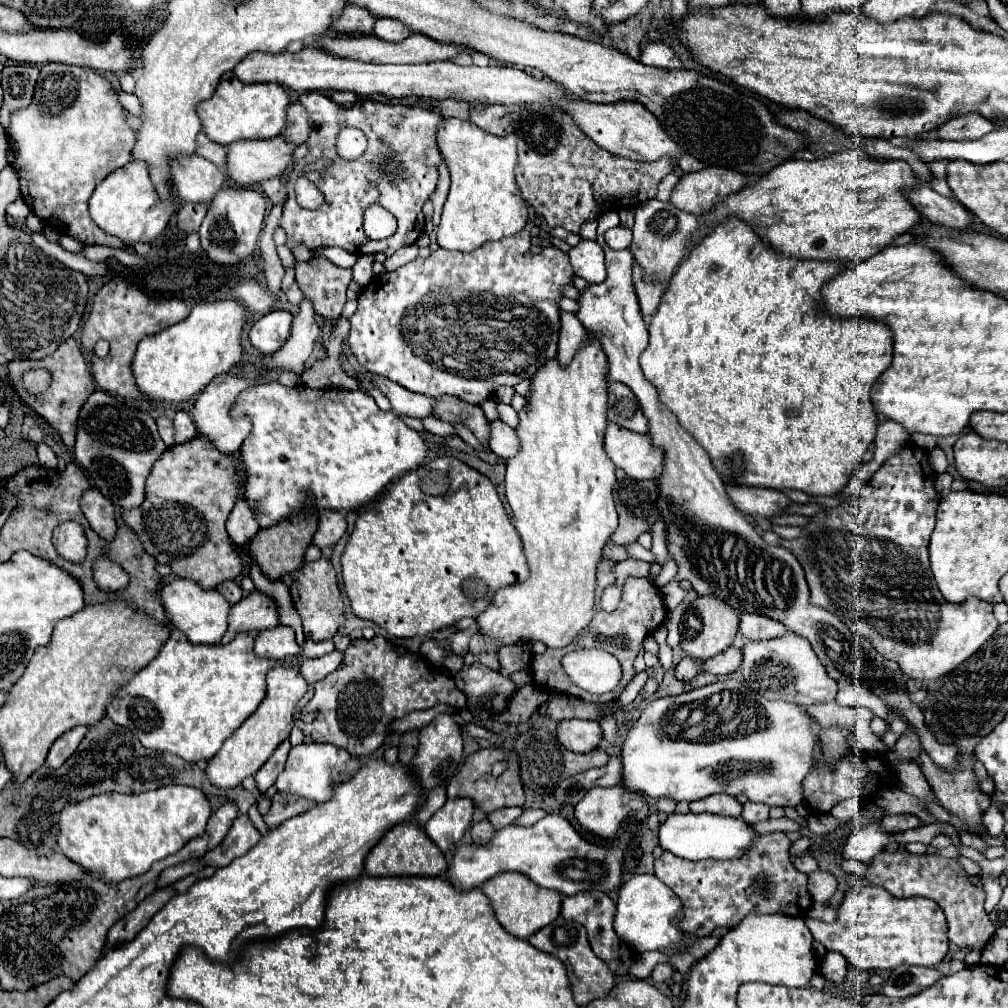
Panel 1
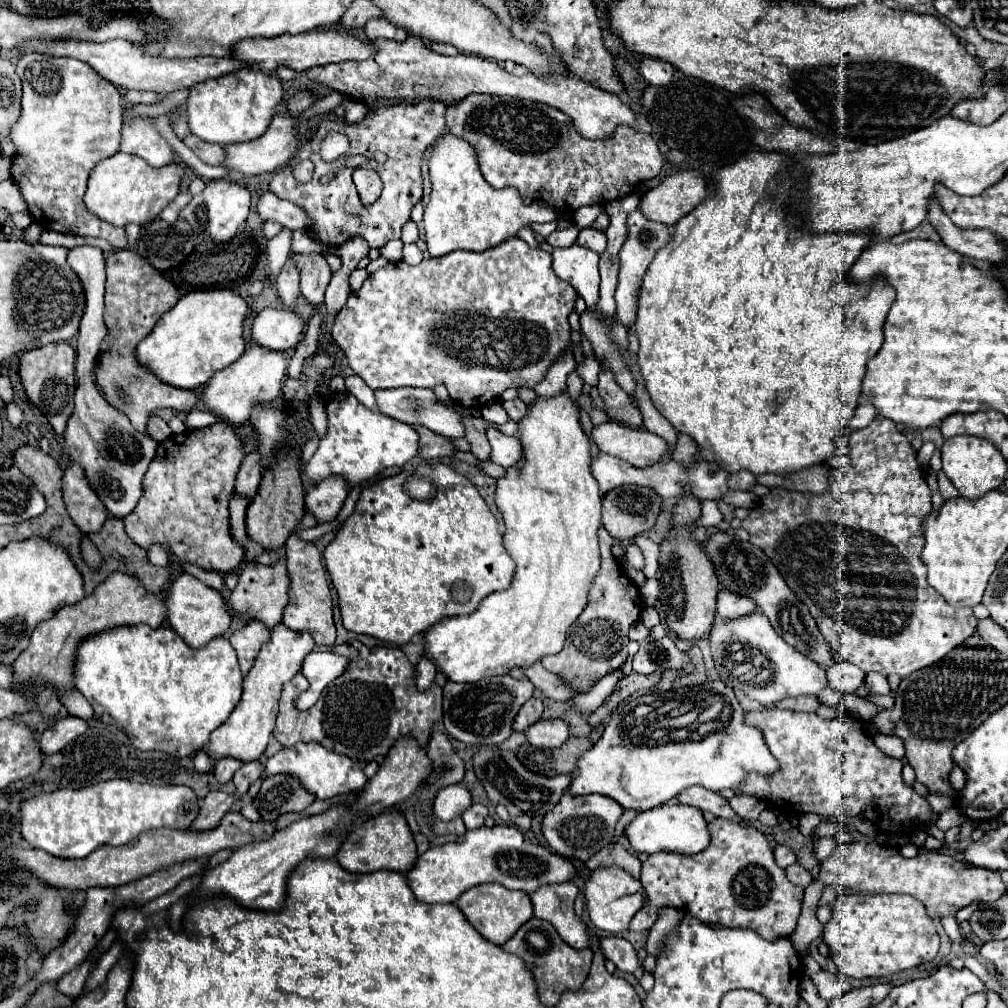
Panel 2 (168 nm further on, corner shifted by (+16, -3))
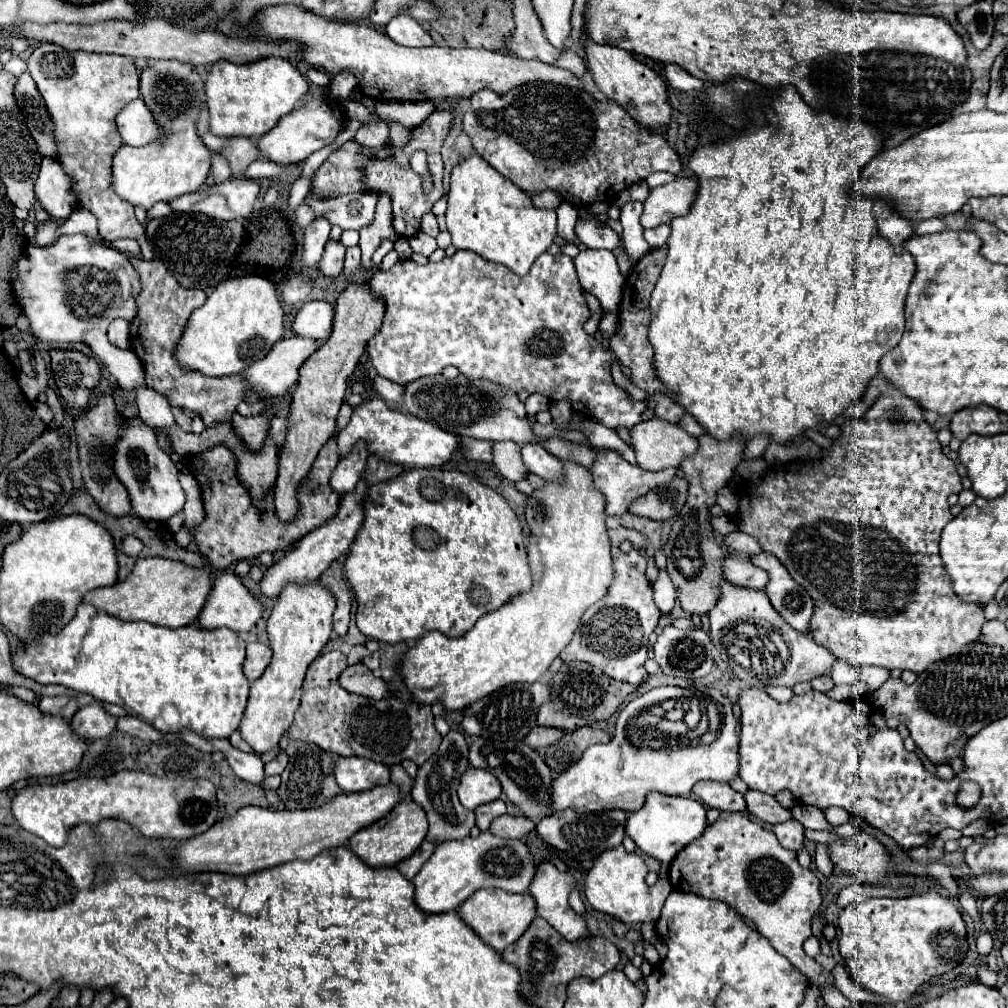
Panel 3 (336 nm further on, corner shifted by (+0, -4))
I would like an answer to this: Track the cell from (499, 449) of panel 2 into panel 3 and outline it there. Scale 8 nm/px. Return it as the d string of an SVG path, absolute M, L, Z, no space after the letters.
M522 443L520 453L530 473L540 475L544 481L562 479L562 463L552 453L548 453L544 447L540 447L540 443Z

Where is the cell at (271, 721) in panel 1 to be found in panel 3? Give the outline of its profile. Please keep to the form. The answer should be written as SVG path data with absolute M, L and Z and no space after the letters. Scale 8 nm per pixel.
M312 583L306 587L288 585L276 599L272 615L268 619L268 637L274 655L262 677L250 685L248 707L238 727L242 739L254 751L258 749L258 755L276 749L282 735L292 725L294 711L302 695L302 681L306 669L320 655L322 647L330 639L334 607L336 601L332 599L332 593L322 589L320 583Z

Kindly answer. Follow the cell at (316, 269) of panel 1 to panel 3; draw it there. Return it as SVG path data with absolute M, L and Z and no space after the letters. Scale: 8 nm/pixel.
M328 241L328 247L320 259L320 271L326 277L340 275L344 267L344 253L346 253L346 247L340 241Z

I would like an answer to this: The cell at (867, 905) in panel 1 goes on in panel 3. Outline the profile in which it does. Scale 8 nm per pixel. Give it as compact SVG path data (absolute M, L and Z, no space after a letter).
M924 893L924 895L910 895L910 897L878 897L866 899L862 903L853 903L840 913L840 955L844 957L854 981L868 991L874 991L886 997L890 1003L906 1001L922 983L930 977L942 975L954 969L966 955L966 925L948 899L938 893Z

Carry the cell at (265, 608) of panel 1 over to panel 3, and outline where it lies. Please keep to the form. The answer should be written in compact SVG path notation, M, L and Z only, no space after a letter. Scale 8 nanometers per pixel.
M362 479L360 487L356 487L356 495L348 495L348 499L342 499L340 509L332 519L328 519L324 525L316 527L306 537L302 537L294 549L290 549L280 561L276 561L270 569L264 571L264 577L260 581L262 595L268 599L276 599L284 591L284 587L290 583L308 585L308 583L318 581L318 577L324 573L324 569L328 569L330 563L336 561L342 553L346 553L348 547L352 545L352 541L362 525L362 519L364 519L364 513L362 513L364 495L366 495L366 485Z

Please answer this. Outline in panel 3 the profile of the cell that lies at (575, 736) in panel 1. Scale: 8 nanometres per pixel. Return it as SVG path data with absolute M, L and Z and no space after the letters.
M534 727L528 735L526 735L526 743L536 749L536 747L548 747L556 741L560 741L564 737L564 729L554 729L554 727Z

